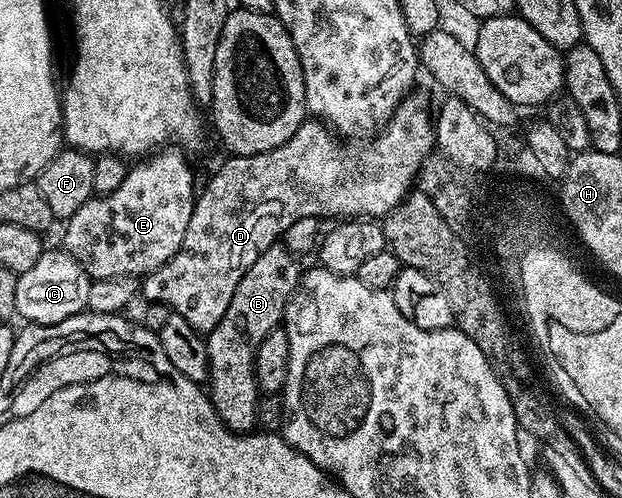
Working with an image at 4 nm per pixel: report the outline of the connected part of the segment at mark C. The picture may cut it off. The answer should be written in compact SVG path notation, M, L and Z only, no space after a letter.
M60 247L49 248L40 256L38 263L30 267L30 271L19 274L16 312L33 325L62 323L62 319L70 319L74 314L87 310L89 284L84 268L67 251Z

